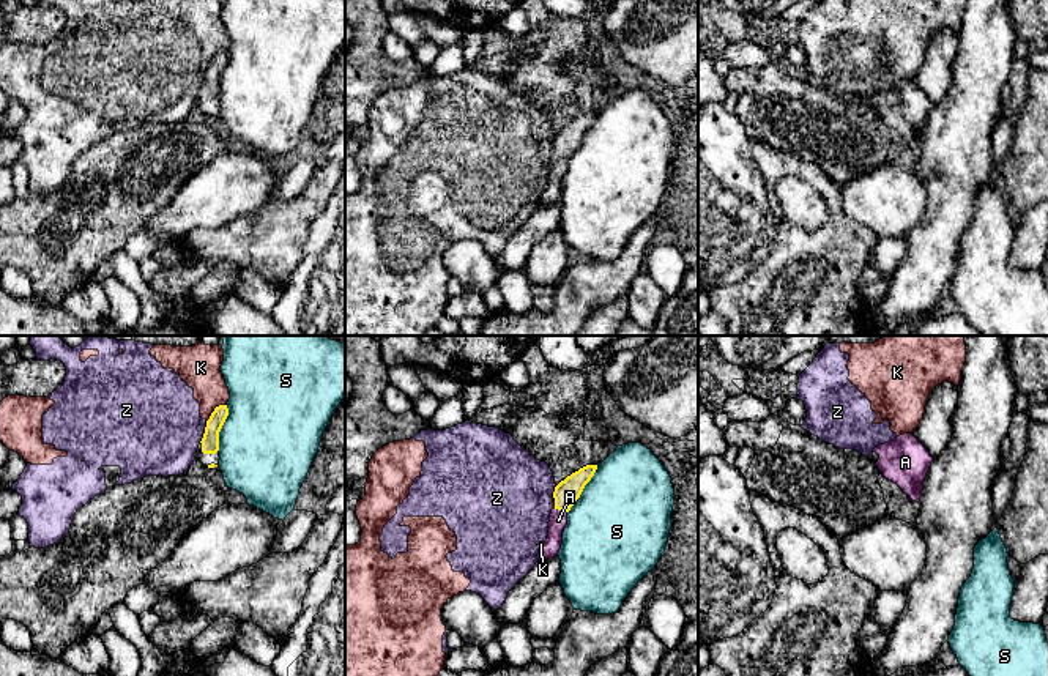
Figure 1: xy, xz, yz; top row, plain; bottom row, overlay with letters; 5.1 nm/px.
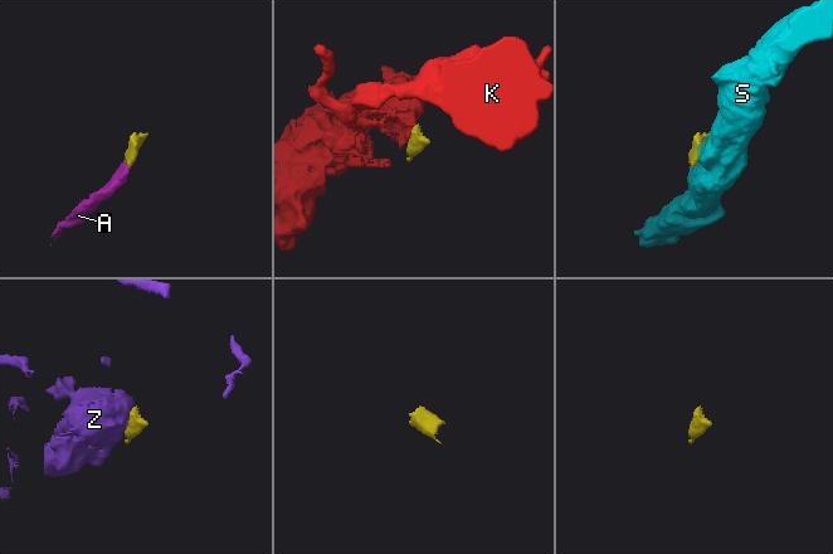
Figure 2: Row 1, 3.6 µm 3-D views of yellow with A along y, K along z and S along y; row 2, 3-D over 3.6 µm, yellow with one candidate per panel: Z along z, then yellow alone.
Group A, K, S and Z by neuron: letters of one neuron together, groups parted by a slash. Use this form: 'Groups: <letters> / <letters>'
Groups: A / K Z / S

